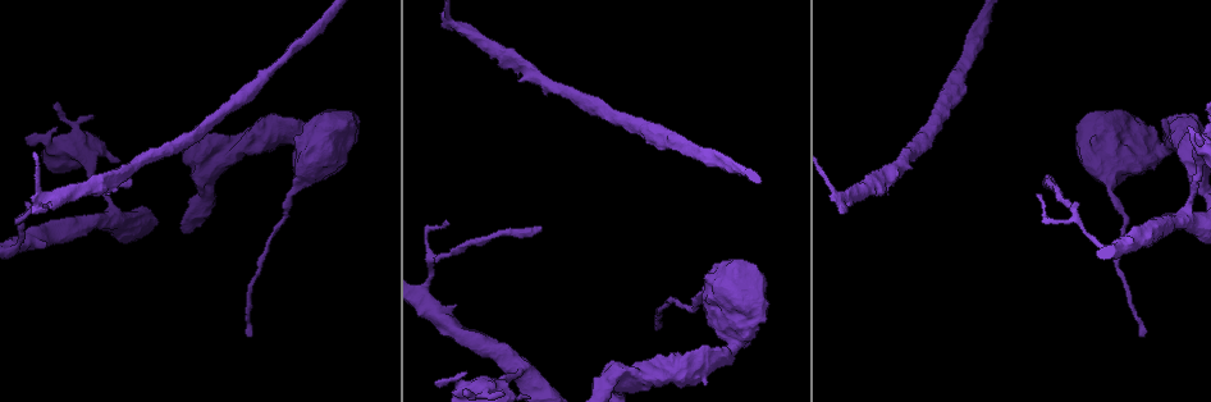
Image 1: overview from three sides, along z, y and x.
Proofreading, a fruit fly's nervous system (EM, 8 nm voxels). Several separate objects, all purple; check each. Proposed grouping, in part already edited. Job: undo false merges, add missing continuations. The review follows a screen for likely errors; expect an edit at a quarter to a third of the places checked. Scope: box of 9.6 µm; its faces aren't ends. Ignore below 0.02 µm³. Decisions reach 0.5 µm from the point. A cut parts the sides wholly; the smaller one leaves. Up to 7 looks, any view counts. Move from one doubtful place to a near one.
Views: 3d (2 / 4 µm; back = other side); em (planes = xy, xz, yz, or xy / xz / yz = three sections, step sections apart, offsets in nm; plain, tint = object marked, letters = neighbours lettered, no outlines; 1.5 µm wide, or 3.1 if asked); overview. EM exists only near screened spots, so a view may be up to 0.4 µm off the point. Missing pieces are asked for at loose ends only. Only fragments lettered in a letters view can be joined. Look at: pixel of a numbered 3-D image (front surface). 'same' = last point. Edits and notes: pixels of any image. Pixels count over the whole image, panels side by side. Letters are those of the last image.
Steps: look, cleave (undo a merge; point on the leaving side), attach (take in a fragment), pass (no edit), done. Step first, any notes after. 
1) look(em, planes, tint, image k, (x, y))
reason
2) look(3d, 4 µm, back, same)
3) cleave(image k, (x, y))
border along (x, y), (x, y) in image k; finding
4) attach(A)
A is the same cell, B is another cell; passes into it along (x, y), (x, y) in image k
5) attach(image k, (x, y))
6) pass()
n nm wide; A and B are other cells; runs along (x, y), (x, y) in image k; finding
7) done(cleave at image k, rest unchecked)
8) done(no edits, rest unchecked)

look(em, yz, step 4, letters, image 1, (88, 174))
abrupt turn

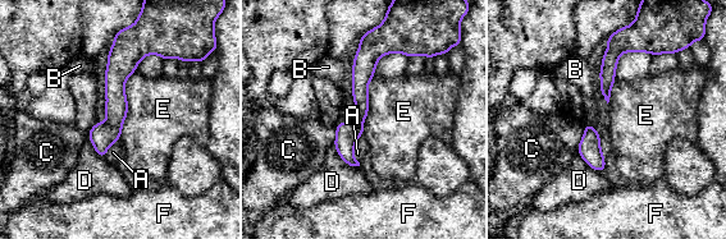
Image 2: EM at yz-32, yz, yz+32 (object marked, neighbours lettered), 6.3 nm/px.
look(em, planes, letters, same)

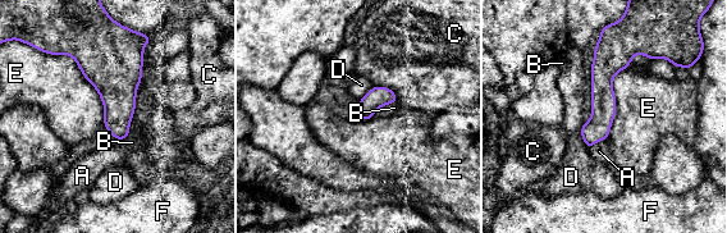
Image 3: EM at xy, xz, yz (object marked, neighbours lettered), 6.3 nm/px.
pass()
A, B, C, D, E and F are other cells; border along (50, 53), (74, 59), (105, 127) in image 3; all the same neuron

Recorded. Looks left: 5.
look(3d, 2 µm, image 1, (659, 325))
thin end

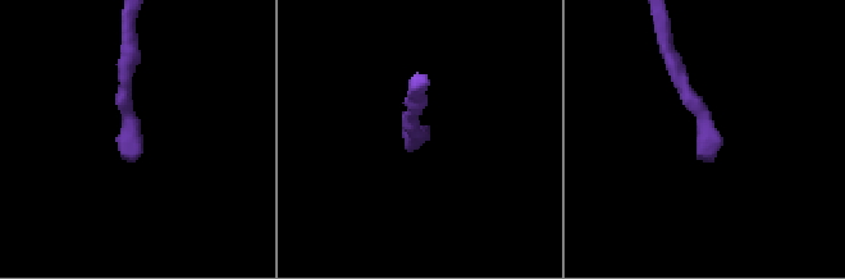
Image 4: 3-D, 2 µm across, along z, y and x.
look(em, yz, step 8, letters, image 4, (411, 131))
need the tissue

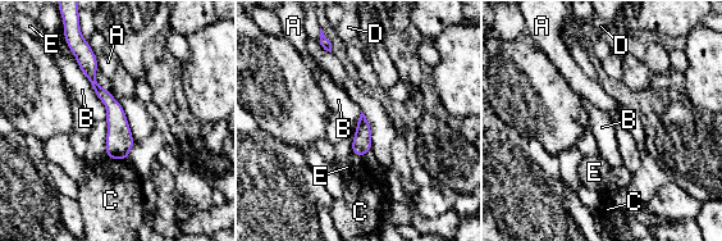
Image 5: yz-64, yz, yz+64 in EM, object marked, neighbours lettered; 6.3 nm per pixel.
look(em, xy, step 4, letters, same)

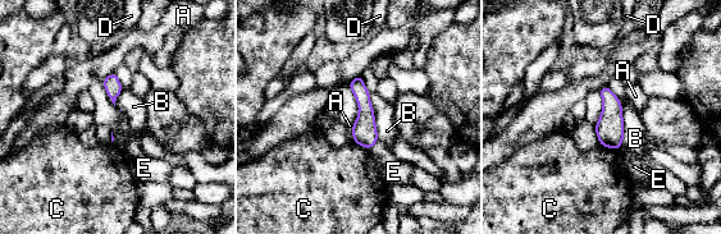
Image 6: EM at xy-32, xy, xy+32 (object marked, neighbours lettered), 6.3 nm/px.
pass()
A, B, C, D and E are other cells; no lettered fragment goes on from it

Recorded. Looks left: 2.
look(em, xy, step 4, letters, image 1, (441, 26))

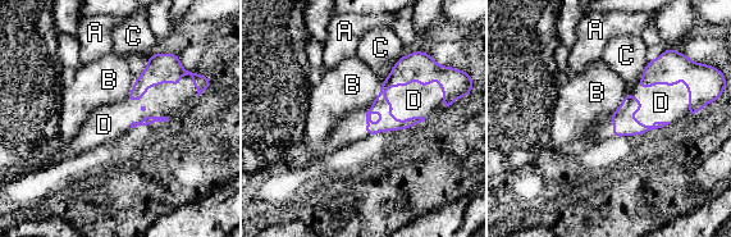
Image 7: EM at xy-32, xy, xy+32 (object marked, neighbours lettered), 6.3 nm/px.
attach(D)
D is the same cell, A, B and C are other cells; passes into it along (161, 67), (167, 80), (165, 100) in image 7; it goes on there

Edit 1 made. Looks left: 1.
done(attach at image 7, rest unchecked)

